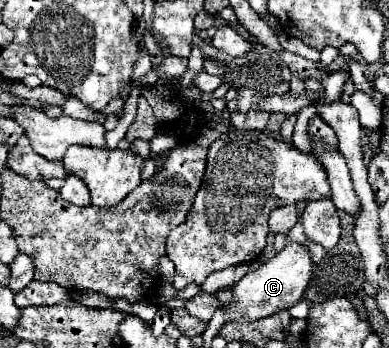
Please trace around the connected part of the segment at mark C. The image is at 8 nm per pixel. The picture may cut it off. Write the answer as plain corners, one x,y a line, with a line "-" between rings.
287,242
285,248
277,252
269,262
261,264
257,270
251,270
233,286
235,304
227,308
229,322
231,320
251,322
251,320
265,318
269,314
295,306
299,300
303,300
303,292
309,284
311,270
313,270
313,260
311,260
311,250
307,248
307,244

